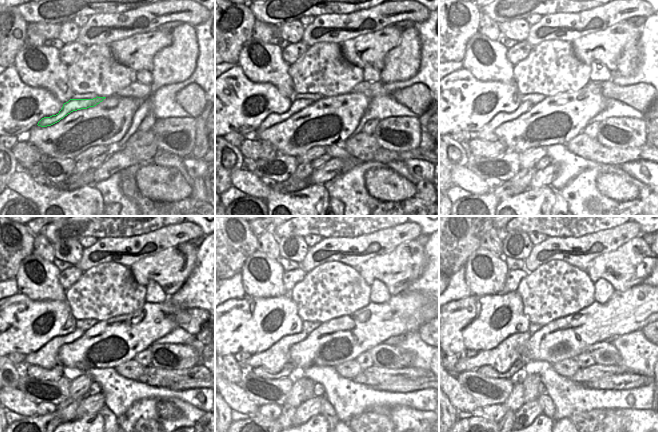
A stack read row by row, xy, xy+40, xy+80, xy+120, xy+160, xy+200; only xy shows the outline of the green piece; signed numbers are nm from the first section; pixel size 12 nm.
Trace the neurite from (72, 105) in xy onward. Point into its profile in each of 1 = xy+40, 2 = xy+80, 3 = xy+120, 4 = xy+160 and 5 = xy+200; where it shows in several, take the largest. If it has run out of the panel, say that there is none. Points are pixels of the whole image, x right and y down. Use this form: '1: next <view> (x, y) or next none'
1: next xy+40 (297, 105)
2: next xy+80 (487, 133)
3: next xy+120 (47, 356)
4: next xy+160 (274, 358)
5: next xy+200 (501, 358)

